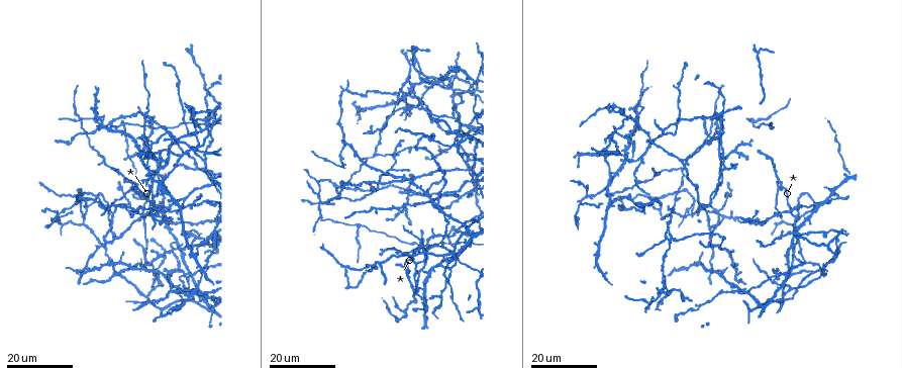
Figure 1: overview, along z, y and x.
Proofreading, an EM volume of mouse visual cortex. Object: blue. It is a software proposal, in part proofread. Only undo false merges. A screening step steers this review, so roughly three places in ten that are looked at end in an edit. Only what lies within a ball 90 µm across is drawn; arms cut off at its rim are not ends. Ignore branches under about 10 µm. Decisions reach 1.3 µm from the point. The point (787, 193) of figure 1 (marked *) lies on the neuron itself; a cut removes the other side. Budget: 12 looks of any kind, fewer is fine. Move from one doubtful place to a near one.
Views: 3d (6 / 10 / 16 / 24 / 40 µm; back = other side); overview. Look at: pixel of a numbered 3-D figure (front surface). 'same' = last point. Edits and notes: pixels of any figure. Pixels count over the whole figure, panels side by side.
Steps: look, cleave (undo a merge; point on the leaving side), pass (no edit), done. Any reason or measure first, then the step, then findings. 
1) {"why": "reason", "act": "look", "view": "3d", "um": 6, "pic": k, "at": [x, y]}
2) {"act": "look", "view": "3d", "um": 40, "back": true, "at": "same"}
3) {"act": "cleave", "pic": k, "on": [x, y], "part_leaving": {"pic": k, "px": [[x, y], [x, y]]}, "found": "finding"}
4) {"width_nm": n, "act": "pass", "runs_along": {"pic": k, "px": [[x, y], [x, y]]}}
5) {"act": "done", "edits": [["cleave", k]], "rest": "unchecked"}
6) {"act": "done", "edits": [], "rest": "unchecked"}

{"why": "three arms meet", "act": "look", "view": "3d", "um": 16, "pic": 1, "at": [164, 213]}

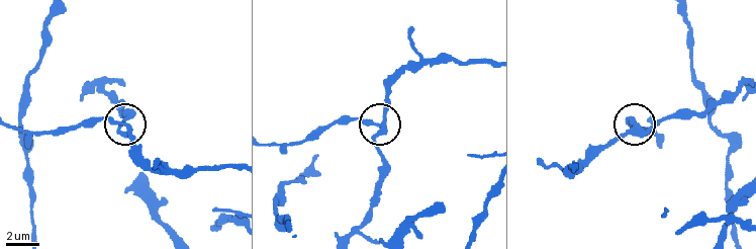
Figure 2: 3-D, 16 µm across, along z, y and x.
{"act": "look", "view": "3d", "um": 6, "pic": 2, "at": [379, 124]}

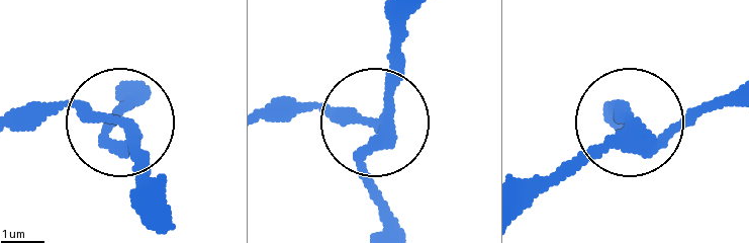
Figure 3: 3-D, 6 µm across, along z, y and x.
{"width_nm": 280, "act": "pass", "found": "one neuron here"}

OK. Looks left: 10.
{"why": "four arms meet", "act": "look", "view": "3d", "um": 16, "pic": 1, "at": [397, 108]}

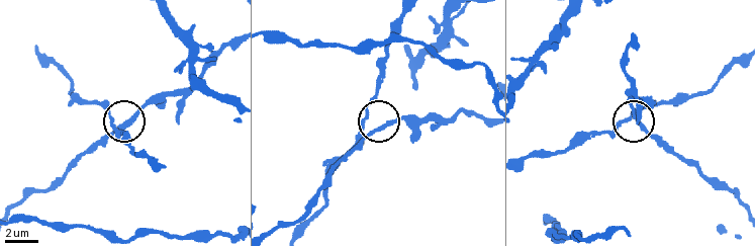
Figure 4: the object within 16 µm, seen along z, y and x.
{"why": "closer look", "act": "look", "view": "3d", "um": 6, "pic": 4, "at": [126, 124]}

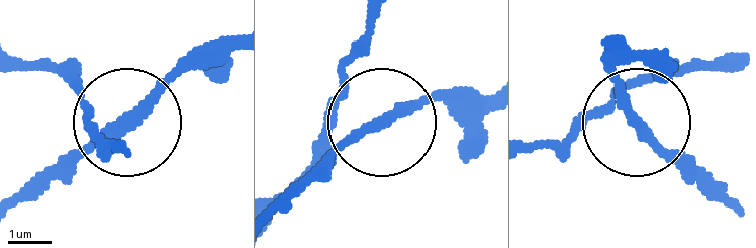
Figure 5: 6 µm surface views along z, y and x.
{"arms": 4, "act": "pass", "runs_along": {"pic": 5, "px": [[490, 95], [413, 102], [349, 139], [298, 189]]}, "found": "one neuron here"}

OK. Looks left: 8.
{"why": "thin arm on a thick one", "act": "look", "view": "3d", "um": 16, "pic": 1, "at": [693, 201]}

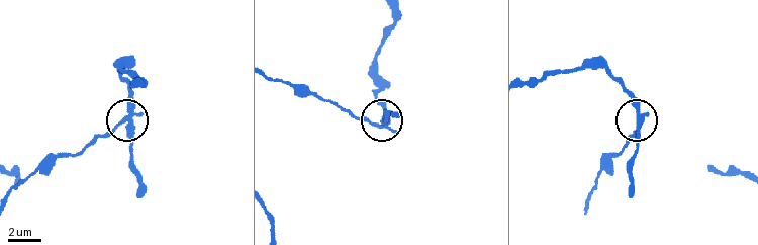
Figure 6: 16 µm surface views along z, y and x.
{"why": "closer look", "act": "look", "view": "3d", "um": 10, "pic": 6, "at": [379, 125]}

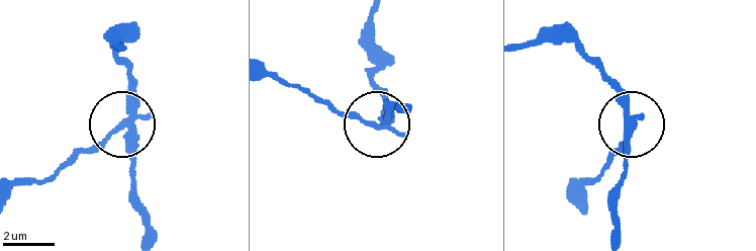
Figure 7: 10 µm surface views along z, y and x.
{"width_nm": 230, "act": "cleave", "pic": 7, "on": [103, 145], "part_leaving": {"pic": 7, "px": [[128, 117], [39, 180], [13, 183]]}, "found": "a second neuron is stuck on"}

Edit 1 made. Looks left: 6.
{"act": "look", "view": "overview"}

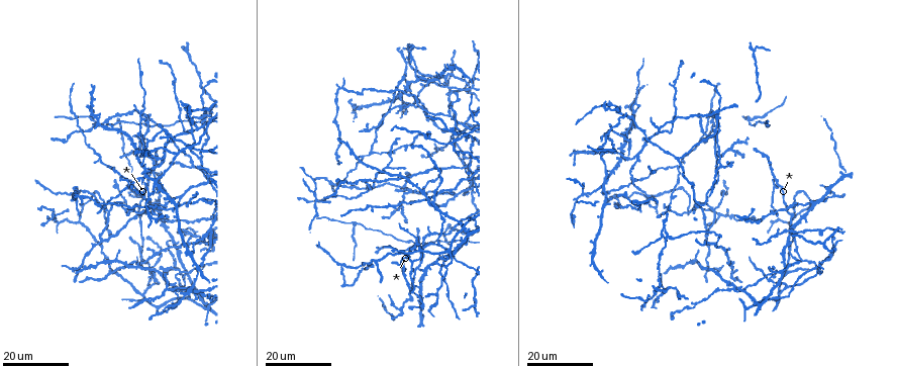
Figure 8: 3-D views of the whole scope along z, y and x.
{"act": "look", "view": "3d", "um": 24, "pic": 8, "at": [152, 180]}

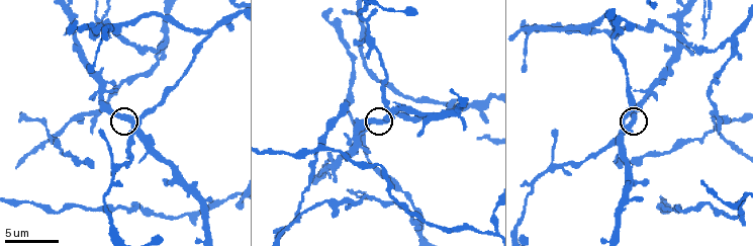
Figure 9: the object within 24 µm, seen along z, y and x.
{"act": "look", "view": "3d", "um": 6, "pic": 9, "at": [131, 121]}

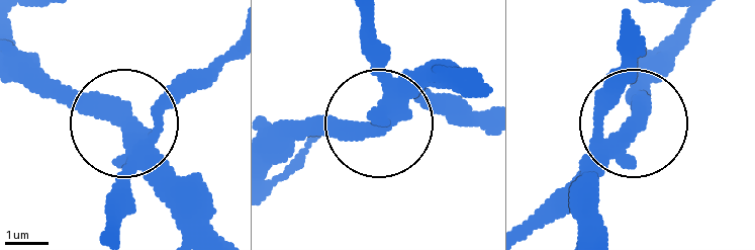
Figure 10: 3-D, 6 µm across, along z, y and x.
{"act": "pass", "runs_along": {"pic": 10, "px": [[229, 45], [128, 124], [193, 193]]}, "found": "one neuron here"}

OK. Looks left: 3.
{"why": "arms part here", "act": "look", "view": "3d", "um": 16, "pic": 8, "at": [207, 230]}

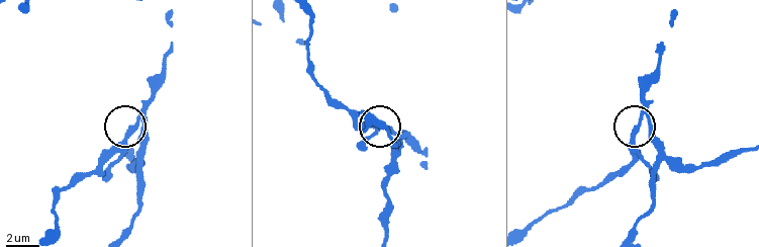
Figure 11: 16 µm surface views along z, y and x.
{"act": "look", "view": "3d", "um": 6, "pic": 11, "at": [638, 122]}

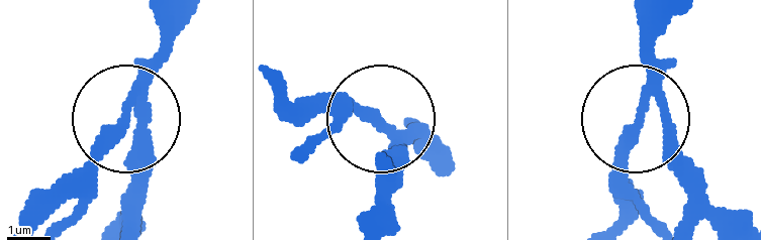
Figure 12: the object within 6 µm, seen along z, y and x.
{"side_arm_um": 16, "arms": 3, "act": "pass", "found": "all the same neuron"}

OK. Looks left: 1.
{"act": "done", "edits": [["cleave", 7]], "rest": "unchecked"}

